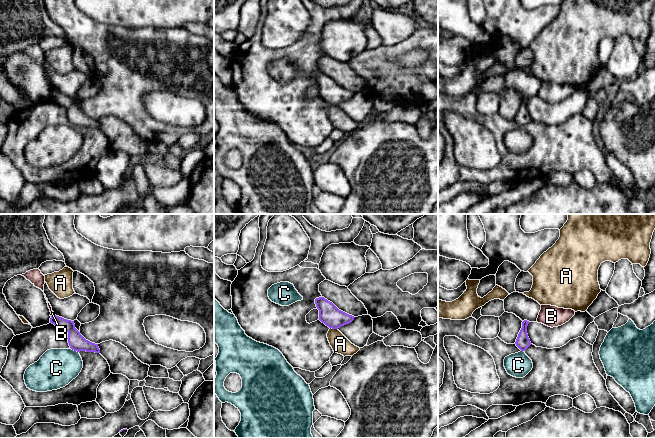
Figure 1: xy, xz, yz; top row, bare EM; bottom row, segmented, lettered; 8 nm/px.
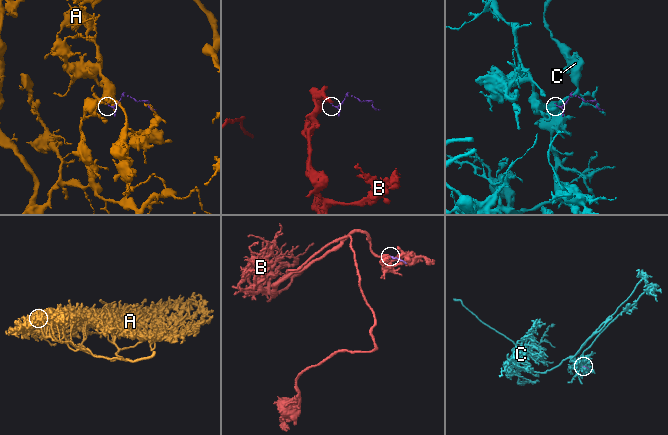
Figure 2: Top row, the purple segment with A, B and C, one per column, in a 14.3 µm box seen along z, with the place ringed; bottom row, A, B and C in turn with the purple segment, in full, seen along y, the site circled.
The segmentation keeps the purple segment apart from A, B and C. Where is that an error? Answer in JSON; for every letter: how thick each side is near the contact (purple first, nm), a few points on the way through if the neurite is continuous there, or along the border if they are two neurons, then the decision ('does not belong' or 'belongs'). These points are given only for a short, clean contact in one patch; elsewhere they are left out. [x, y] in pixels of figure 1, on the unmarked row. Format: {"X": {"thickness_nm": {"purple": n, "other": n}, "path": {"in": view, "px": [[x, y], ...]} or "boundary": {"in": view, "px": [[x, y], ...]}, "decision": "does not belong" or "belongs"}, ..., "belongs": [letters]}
{"A": {"thickness_nm": {"purple": 170, "other": 150}, "boundary": {"in": "xz", "px": [[330, 103], [337, 105]]}, "decision": "does not belong"}, "B": {"thickness_nm": {"purple": 110, "other": 30}, "boundary": {"in": "xy", "px": [[53, 90], [51, 92]]}, "decision": "does not belong"}, "C": {"thickness_nm": {"purple": 140, "other": 320}, "boundary": {"in": "xy", "px": [[71, 124], [78, 128]]}, "decision": "does not belong"}, "belongs": []}

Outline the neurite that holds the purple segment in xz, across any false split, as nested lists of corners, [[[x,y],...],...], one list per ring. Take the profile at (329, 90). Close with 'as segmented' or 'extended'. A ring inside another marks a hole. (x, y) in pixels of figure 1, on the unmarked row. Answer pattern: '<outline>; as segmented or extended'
[[[324,73],[315,75],[315,80],[319,86],[319,96],[332,105],[338,105],[341,102],[351,99],[354,92],[339,86],[332,78]]]; as segmented

